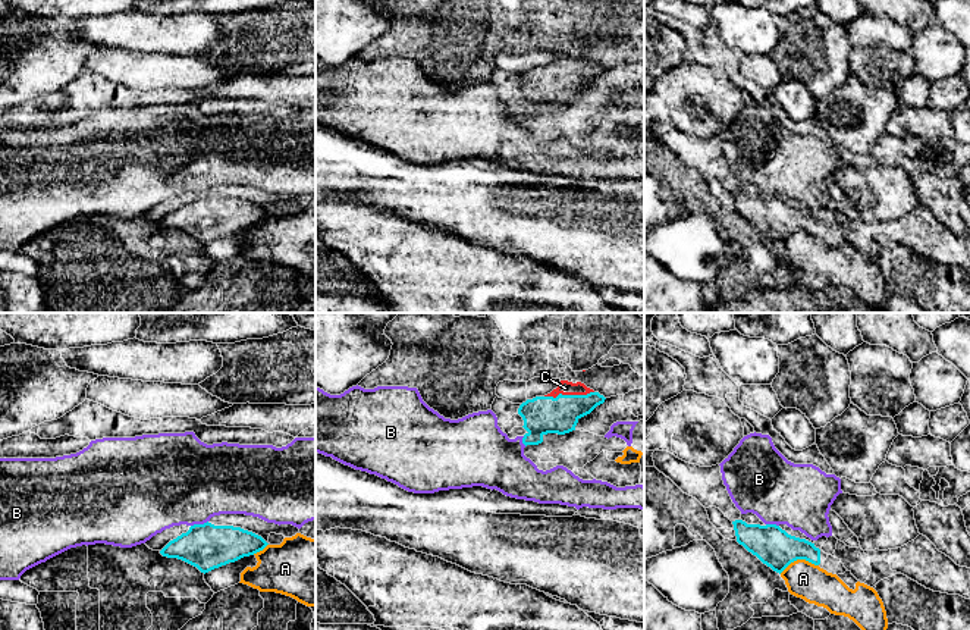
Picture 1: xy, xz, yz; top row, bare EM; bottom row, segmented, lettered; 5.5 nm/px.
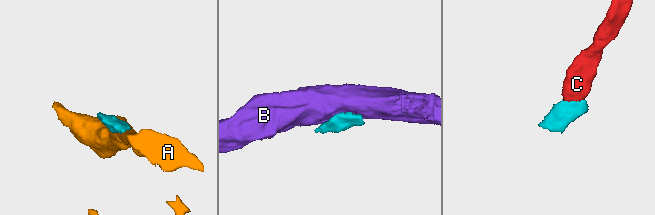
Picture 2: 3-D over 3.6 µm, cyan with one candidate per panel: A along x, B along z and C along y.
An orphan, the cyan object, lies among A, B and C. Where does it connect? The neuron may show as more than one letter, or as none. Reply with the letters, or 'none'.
C

